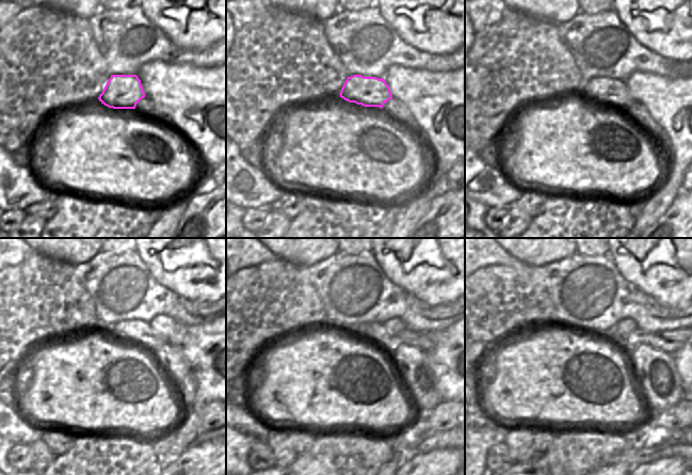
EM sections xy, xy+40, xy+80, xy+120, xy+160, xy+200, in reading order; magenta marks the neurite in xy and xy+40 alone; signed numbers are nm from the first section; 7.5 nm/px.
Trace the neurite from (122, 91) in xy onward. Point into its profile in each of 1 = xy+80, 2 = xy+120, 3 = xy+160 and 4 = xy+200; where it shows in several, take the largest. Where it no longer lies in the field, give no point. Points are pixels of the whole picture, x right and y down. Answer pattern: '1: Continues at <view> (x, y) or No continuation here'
1: Continues at xy+80 (613, 92)
2: Continues at xy+120 (139, 332)
3: Continues at xy+160 (374, 332)
4: Continues at xy+200 (670, 342)

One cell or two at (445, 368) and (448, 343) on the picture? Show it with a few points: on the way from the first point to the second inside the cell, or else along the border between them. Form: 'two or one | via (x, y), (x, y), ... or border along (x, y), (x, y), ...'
one | via (448, 362), (448, 349)

